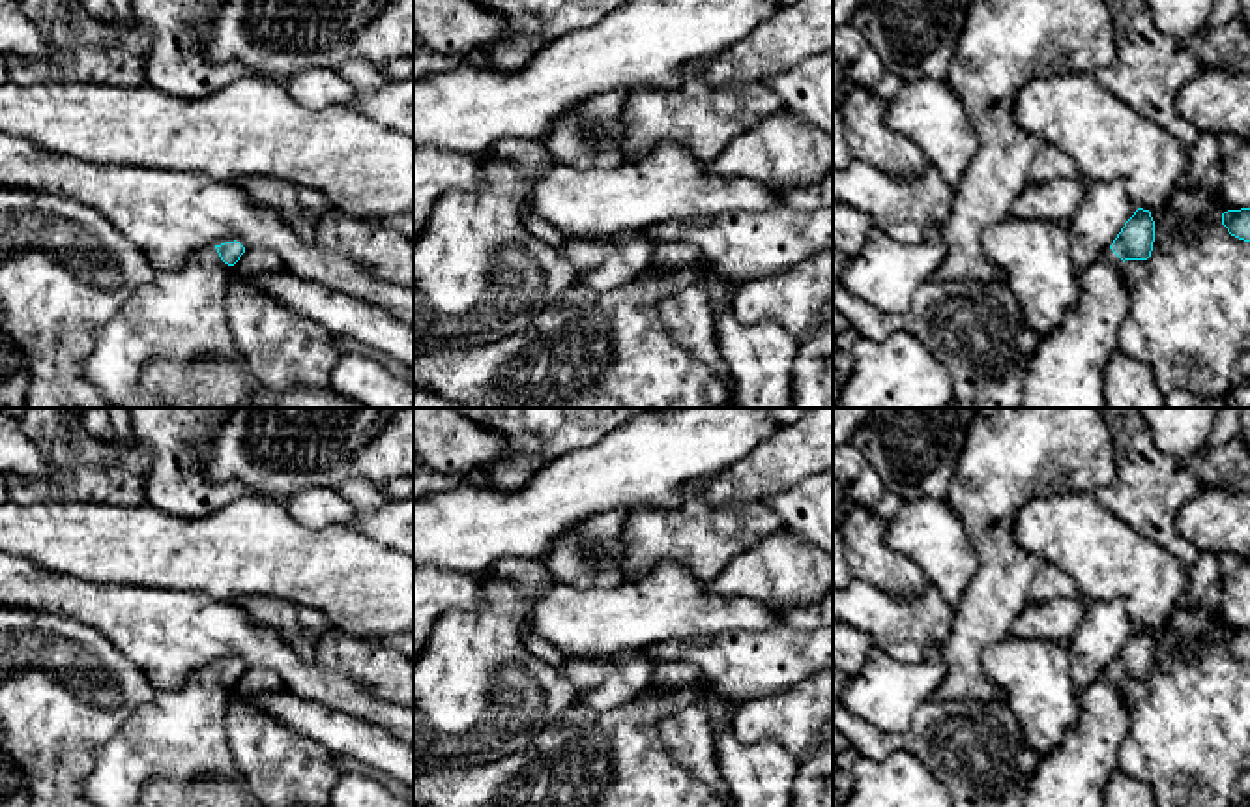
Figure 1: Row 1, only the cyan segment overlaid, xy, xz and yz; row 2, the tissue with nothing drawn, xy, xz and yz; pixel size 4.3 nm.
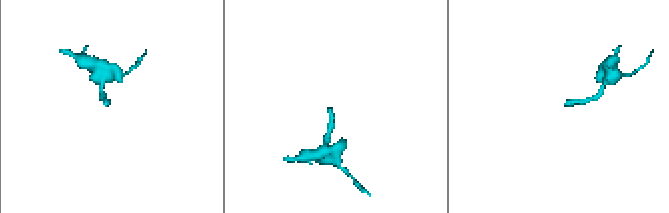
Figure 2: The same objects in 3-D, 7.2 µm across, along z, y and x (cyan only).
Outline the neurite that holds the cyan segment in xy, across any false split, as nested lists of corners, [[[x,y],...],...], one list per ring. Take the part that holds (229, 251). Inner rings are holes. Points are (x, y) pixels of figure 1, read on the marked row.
[[[240,242],[204,245],[189,255],[176,270],[155,270],[153,277],[140,285],[114,318],[94,331],[92,350],[80,359],[82,378],[97,388],[112,408],[170,408],[157,395],[142,386],[142,373],[148,365],[167,359],[174,363],[193,363],[200,359],[226,359],[245,363],[230,333],[225,313],[225,296],[232,281],[232,266],[245,253]]]

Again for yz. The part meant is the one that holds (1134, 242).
[[[1138,208],[1125,223],[1108,251],[1078,271],[1083,292],[1078,305],[1048,335],[1040,337],[1024,382],[1024,408],[1108,408],[1106,367],[1119,350],[1117,331],[1130,309],[1123,281],[1125,260],[1147,260],[1155,242],[1155,221],[1149,210]]]

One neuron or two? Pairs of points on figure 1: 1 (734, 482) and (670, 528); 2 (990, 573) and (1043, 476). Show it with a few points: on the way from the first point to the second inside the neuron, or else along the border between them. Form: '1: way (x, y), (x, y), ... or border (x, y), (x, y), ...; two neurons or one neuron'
1: border (691, 491), (712, 504), (749, 500); two neurons
2: way (994, 547), (1000, 513), (1017, 497); one neuron

